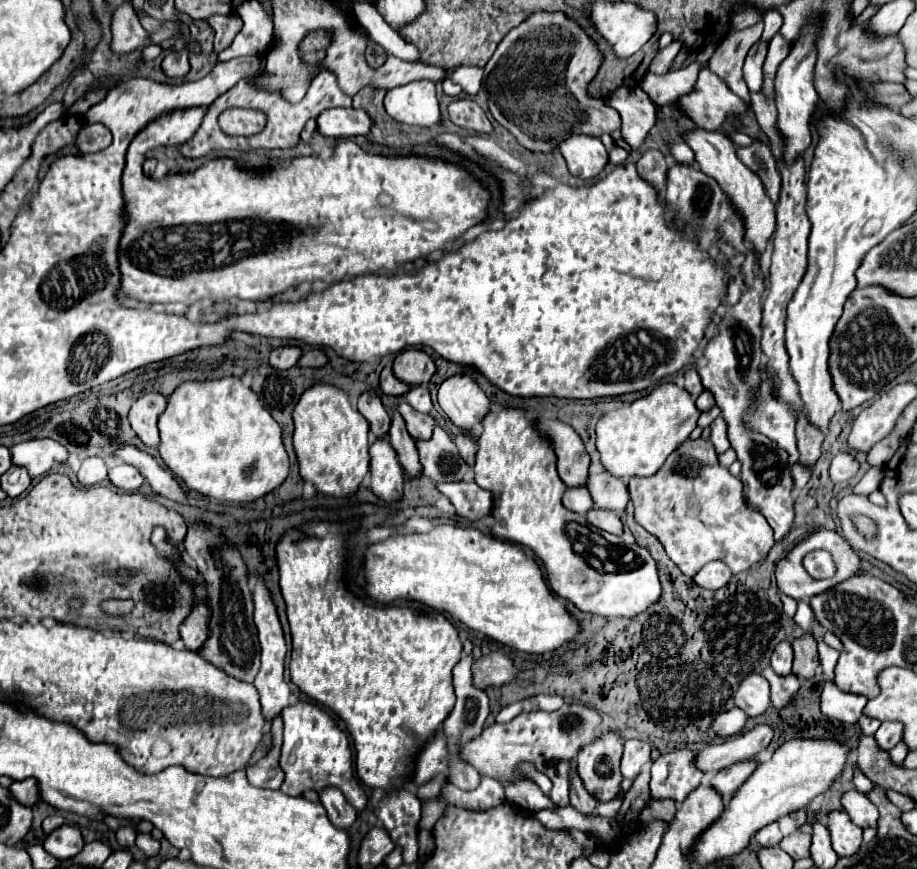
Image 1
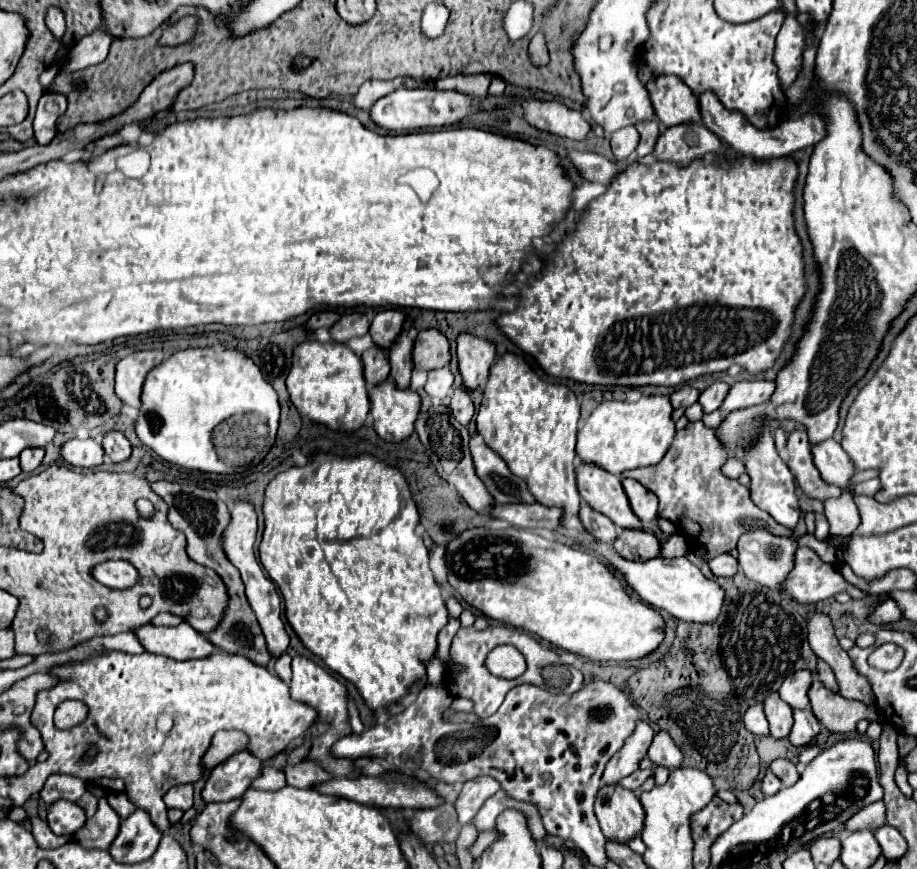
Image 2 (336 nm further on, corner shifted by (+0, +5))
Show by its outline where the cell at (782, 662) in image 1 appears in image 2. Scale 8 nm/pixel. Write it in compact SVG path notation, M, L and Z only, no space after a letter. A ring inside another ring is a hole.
M798 670L792 676L788 676L780 686L780 698L794 710L808 708L808 688L812 684L812 672L810 670Z

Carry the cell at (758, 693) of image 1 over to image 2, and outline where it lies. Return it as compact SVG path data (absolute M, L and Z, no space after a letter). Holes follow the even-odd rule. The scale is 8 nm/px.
M770 694L764 700L764 712L770 722L770 734L774 738L788 738L790 728L794 724L792 708L786 702L782 702L778 694Z

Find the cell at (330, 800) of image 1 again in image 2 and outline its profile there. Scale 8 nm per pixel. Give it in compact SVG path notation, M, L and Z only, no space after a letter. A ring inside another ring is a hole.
M298 762L292 766L284 766L284 774L286 782L294 788L312 788L312 784L330 780L330 774L314 762Z

